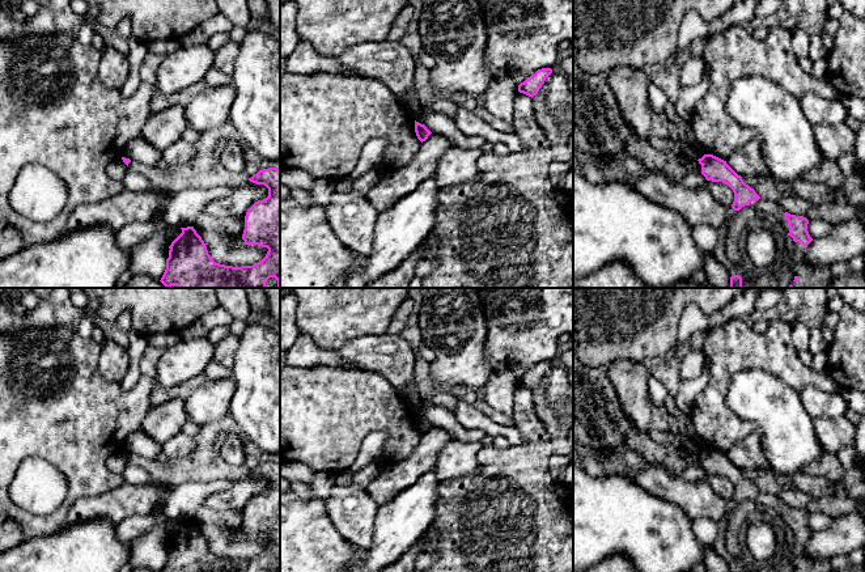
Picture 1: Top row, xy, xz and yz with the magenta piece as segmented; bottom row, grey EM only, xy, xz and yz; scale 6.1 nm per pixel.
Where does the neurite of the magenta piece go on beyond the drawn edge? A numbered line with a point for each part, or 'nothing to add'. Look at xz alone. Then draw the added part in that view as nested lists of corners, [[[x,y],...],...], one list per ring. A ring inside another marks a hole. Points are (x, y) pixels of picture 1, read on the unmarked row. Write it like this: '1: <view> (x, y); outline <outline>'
nothing to add

